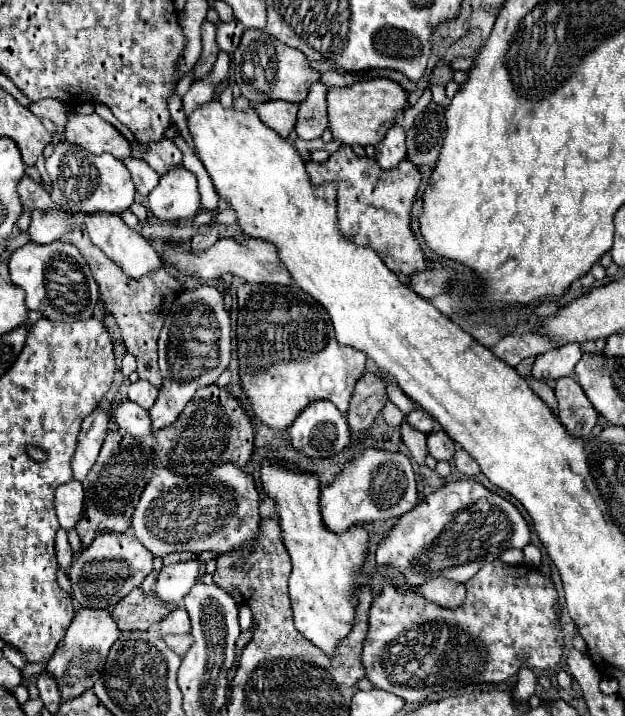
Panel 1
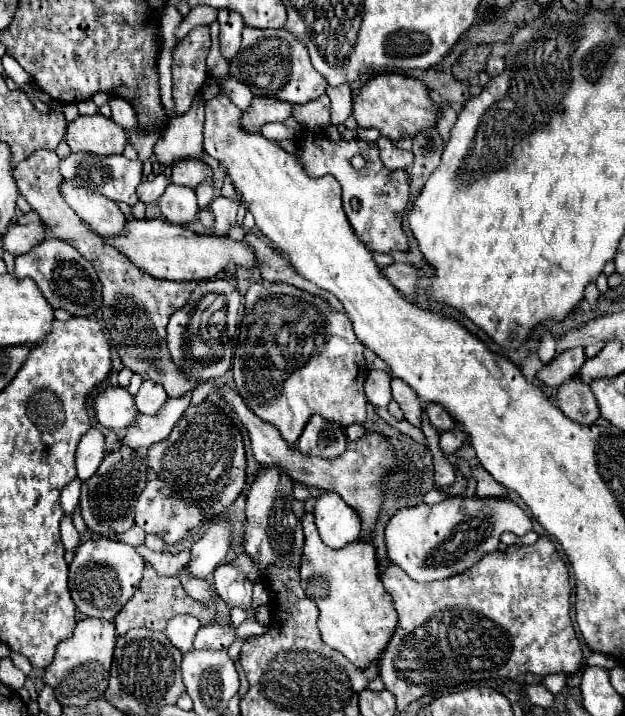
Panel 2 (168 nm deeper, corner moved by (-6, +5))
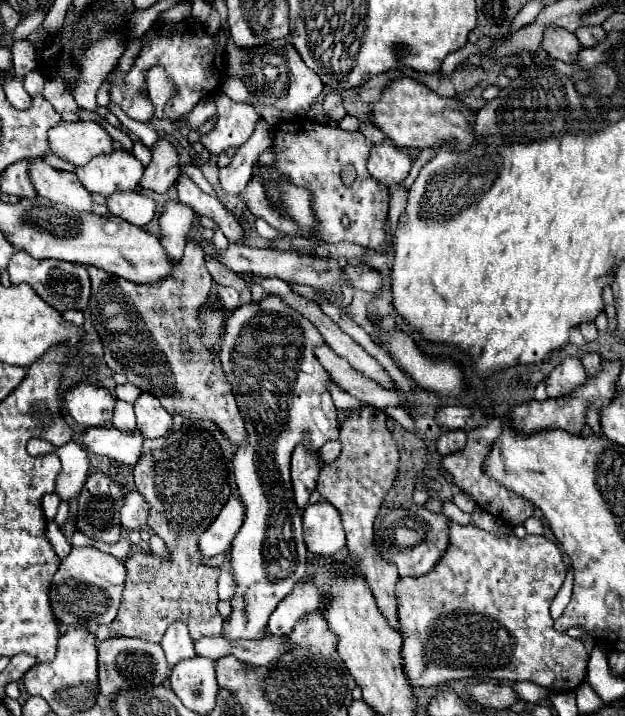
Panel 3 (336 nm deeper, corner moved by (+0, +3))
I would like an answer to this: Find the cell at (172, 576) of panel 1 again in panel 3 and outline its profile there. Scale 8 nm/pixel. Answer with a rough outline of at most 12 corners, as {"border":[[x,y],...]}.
{"border":[[230,498],[200,536],[206,558],[230,550],[244,522],[244,504]]}

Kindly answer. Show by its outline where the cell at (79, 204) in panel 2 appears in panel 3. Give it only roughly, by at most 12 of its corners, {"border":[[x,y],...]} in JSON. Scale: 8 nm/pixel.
{"border":[[44,158],[28,166],[38,196],[78,212],[92,210],[92,196],[74,172]]}

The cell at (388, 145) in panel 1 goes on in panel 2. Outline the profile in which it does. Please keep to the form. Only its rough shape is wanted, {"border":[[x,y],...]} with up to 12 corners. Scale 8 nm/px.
{"border":[[378,140],[380,158],[388,170],[408,168],[412,152]]}

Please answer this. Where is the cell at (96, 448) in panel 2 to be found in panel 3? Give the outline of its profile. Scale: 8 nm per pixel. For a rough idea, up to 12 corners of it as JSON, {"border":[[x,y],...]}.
{"border":[[68,442],[58,448],[62,470],[54,492],[70,500],[82,490],[88,452]]}

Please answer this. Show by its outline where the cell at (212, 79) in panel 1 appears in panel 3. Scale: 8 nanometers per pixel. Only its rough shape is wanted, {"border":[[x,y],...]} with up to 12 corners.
{"border":[[158,140],[140,186],[164,194],[180,170],[176,148]]}

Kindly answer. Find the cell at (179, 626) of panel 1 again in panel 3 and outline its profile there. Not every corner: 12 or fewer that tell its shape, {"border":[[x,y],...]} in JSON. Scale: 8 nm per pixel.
{"border":[[174,622],[162,638],[170,666],[194,658],[186,624]]}

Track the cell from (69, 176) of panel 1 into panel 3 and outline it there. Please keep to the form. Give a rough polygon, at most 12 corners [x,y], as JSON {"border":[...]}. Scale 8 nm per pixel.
{"border":[[124,150],[76,168],[84,188],[102,196],[134,190],[142,162]]}

